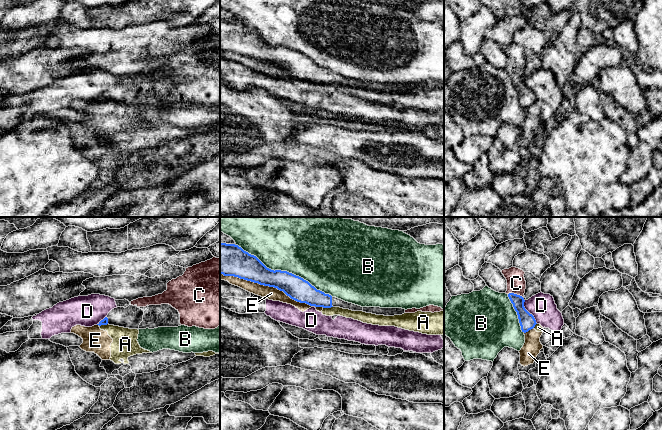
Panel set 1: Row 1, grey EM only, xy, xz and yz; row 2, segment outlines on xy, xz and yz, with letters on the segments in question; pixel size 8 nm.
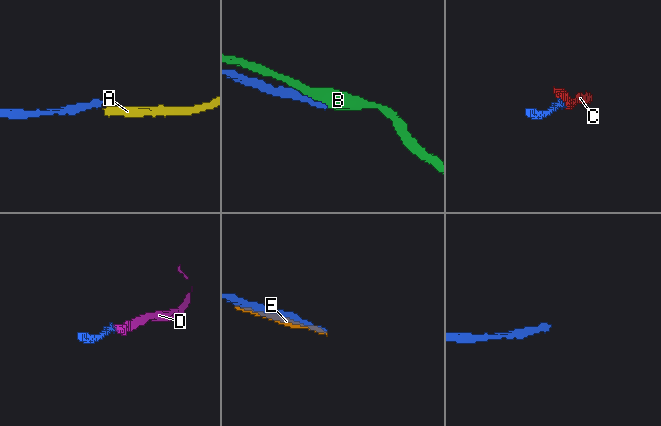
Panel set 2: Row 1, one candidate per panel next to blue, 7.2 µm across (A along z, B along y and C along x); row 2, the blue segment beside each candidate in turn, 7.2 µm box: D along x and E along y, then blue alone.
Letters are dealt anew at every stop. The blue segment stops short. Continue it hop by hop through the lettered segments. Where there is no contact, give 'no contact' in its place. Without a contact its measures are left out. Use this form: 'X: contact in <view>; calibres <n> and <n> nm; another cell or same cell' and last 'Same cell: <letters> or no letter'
A: contact in xz; calibres 180 and 80 nm; another cell
B: contact in xz; calibres 190 and 480 nm; another cell
C: contact in yz; calibres 130 and 150 nm; same cell
D: contact in yz; calibres 130 and 220 nm; another cell
E: contact in xz; calibres 220 and 110 nm; another cell
Same cell: C

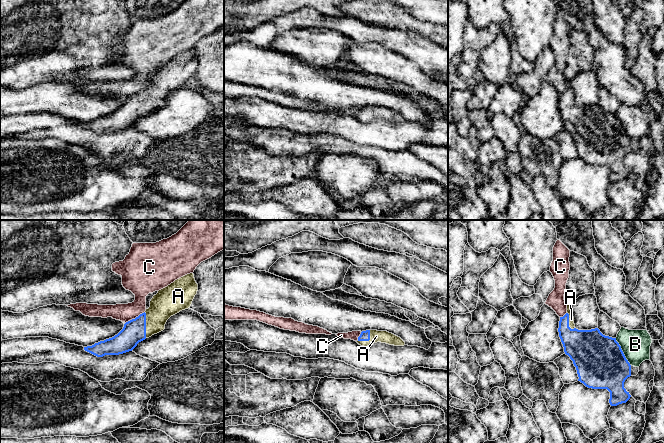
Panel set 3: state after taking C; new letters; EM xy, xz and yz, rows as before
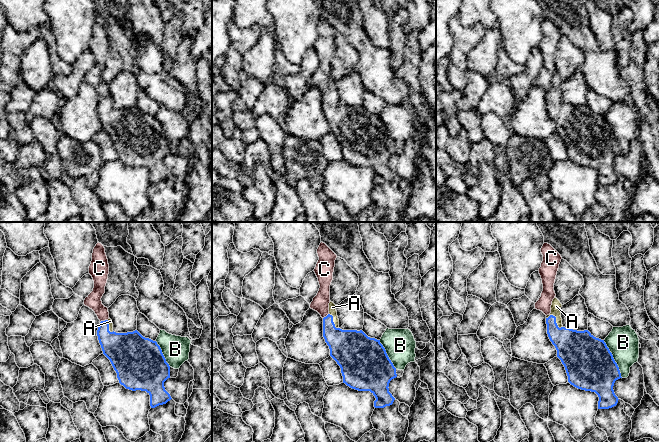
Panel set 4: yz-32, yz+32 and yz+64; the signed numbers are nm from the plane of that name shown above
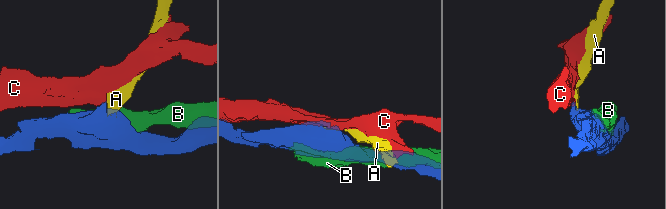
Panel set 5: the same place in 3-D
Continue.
A: contact in xy; calibres 190 and 220 nm; same cell
B: contact in yz; calibres 400 and 240 nm; another cell
C: contact in xy; calibres 190 and 150 nm; another cell
Same cell: A

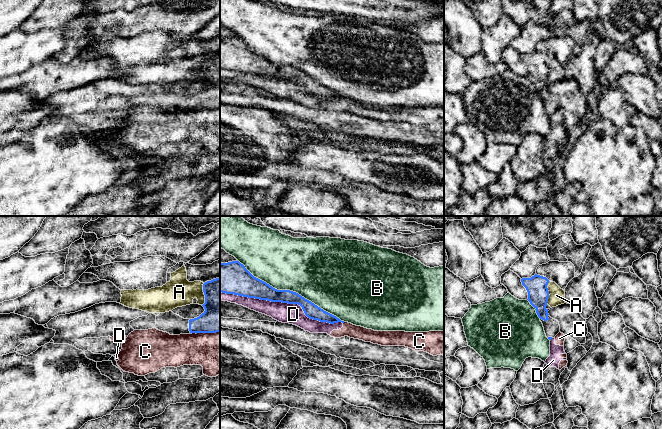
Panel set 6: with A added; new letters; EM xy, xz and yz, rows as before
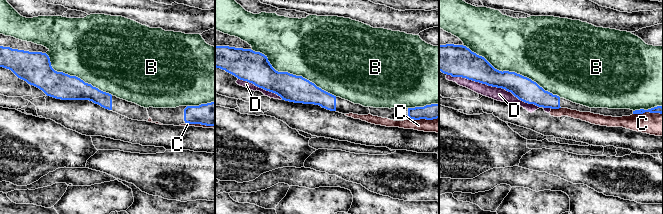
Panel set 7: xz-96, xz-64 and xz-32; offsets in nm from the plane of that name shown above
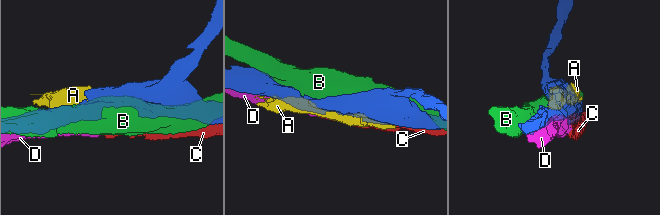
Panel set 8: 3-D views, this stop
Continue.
A: contact in yz; calibres 170 and 130 nm; another cell
B: contact in xz; calibres 150 and 480 nm; another cell
C: contact in xy; calibres 260 and 340 nm; another cell
D: contact in xz; calibres 160 and 160 nm; another cell
Same cell: no letter

